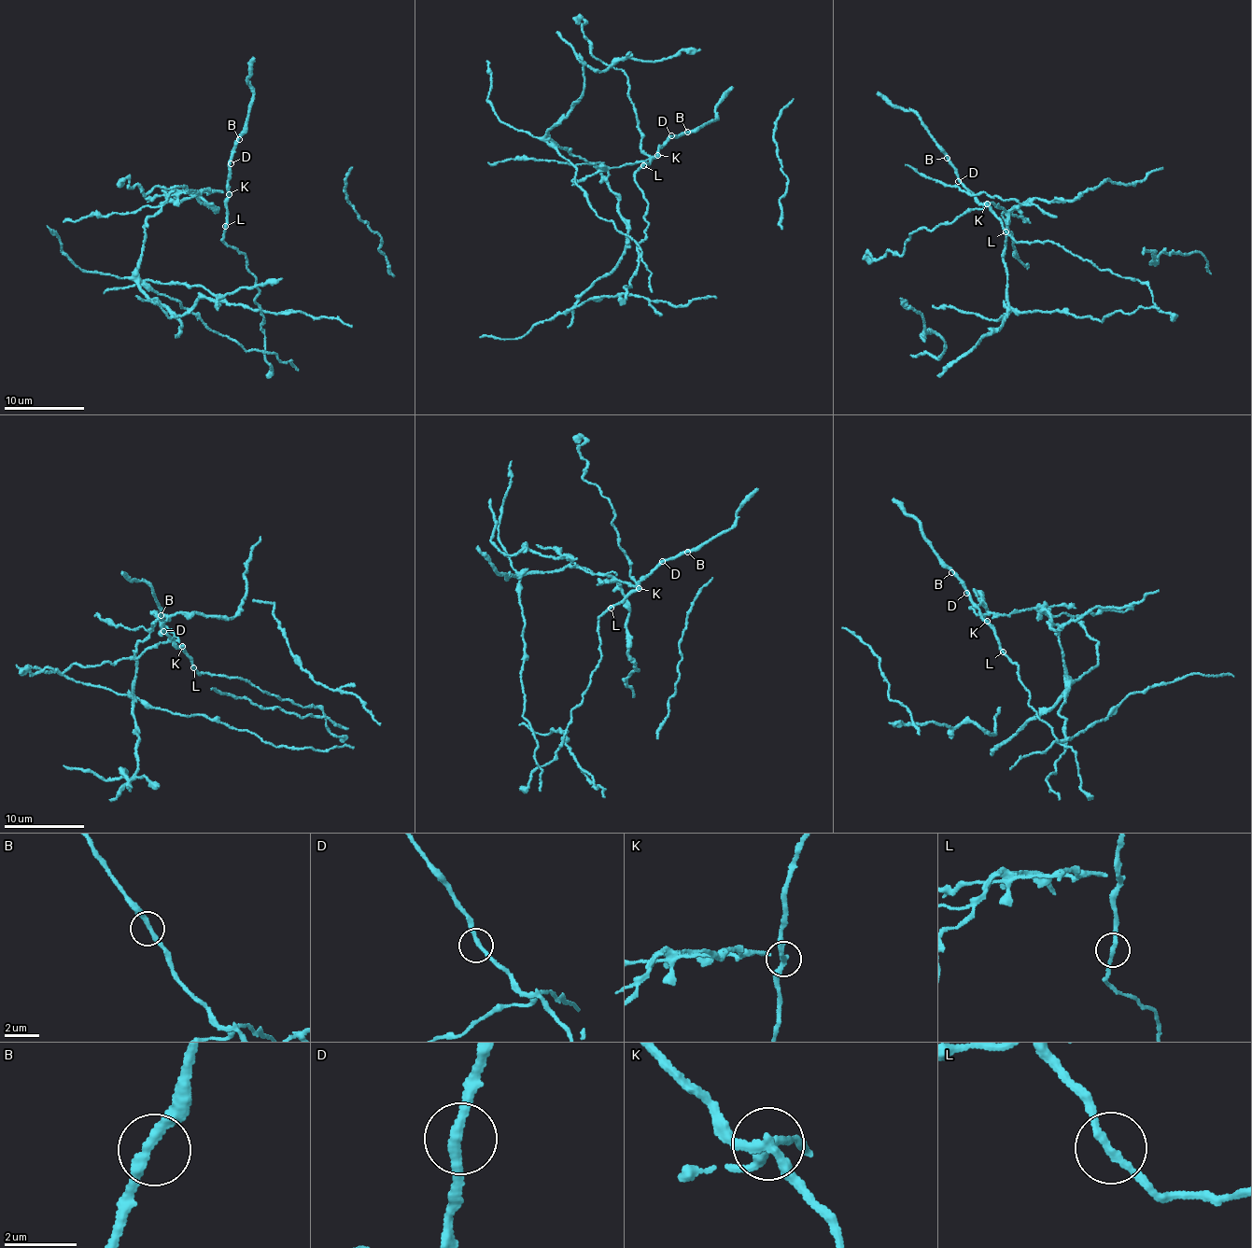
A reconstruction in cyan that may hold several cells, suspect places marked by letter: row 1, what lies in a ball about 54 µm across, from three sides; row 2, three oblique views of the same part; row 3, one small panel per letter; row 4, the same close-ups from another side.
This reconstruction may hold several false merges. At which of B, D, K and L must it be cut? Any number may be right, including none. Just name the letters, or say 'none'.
K, L

